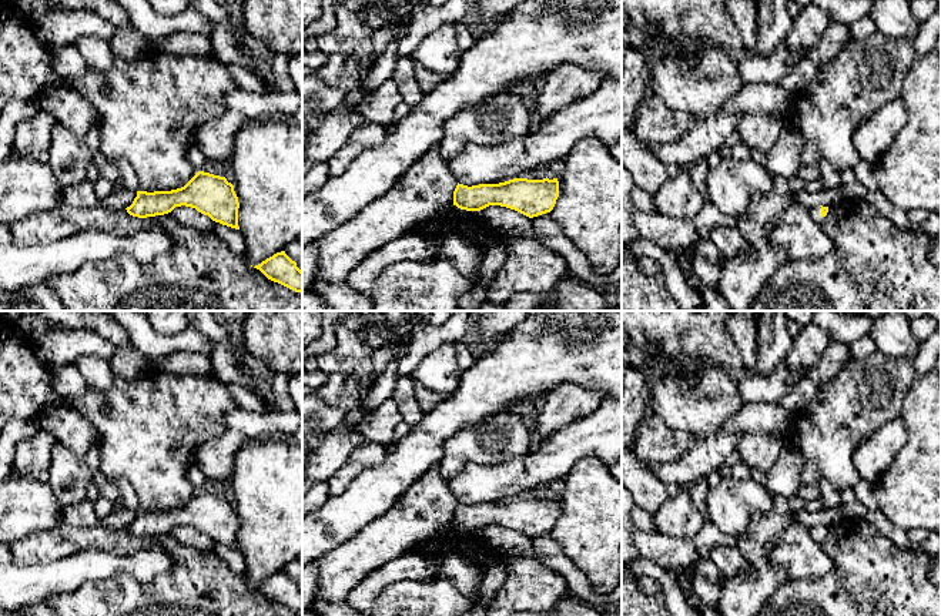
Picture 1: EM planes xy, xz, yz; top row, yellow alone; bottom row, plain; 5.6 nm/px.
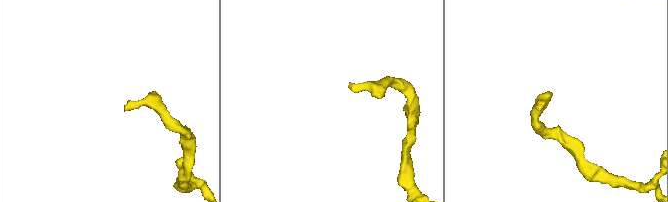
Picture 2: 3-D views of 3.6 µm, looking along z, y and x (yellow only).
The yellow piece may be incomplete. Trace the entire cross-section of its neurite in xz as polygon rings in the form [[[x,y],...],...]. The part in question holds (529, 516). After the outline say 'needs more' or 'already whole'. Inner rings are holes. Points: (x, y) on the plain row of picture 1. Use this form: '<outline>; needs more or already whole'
[[[513,498],[499,503],[456,505],[453,525],[466,530],[480,530],[489,525],[515,529],[529,538],[550,532],[559,516],[557,498]]]; already whole

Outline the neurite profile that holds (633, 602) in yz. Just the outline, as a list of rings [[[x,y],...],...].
[[[630,579],[622,580],[622,616],[673,616],[662,595],[646,595]]]

